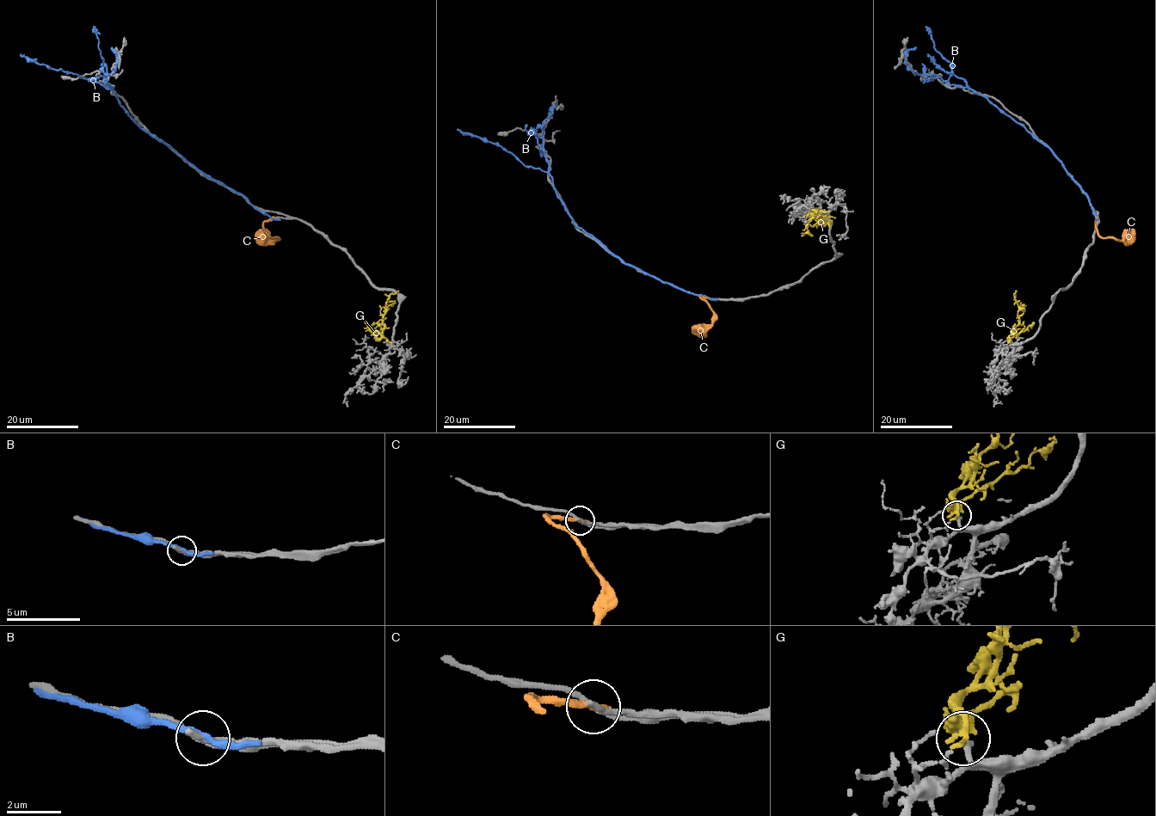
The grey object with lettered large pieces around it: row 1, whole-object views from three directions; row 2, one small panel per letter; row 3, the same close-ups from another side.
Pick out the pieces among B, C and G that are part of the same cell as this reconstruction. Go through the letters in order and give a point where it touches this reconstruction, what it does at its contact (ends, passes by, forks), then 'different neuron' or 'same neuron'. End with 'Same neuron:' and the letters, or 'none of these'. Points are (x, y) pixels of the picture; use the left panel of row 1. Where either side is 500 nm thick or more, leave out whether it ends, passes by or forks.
B: contact (273, 218); it passes by; different neuron
C: contact (271, 218); it ends; different neuron
G: contact (388, 341); it passes by; same neuron
Same neuron: G

